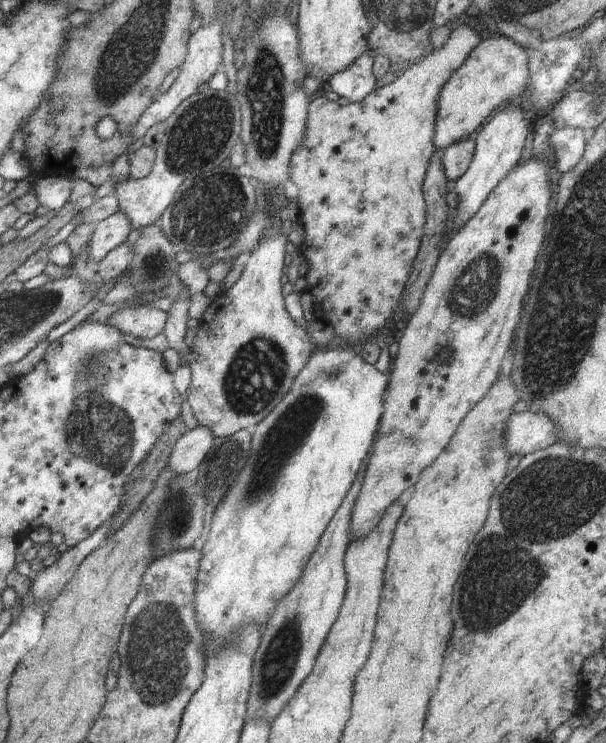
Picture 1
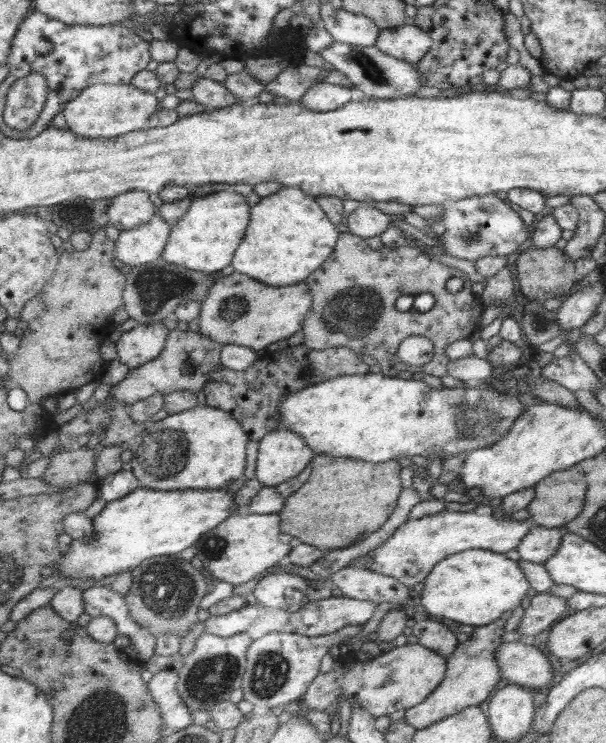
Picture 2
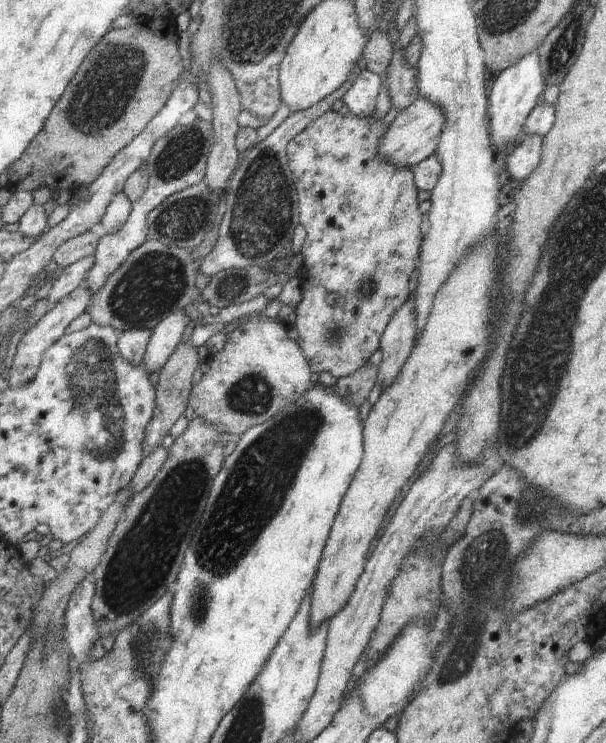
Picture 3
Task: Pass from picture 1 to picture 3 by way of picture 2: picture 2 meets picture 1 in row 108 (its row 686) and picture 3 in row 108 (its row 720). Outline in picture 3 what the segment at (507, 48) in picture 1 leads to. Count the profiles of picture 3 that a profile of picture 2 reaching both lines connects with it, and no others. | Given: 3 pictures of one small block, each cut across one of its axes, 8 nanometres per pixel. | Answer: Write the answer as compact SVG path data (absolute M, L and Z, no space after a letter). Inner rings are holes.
M419 97L411 106L399 112L390 124L391 128L387 130L387 136L381 140L379 154L389 162L393 160L396 166L414 169L421 162L436 154L444 124L445 115L441 107L427 98Z

